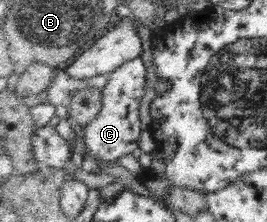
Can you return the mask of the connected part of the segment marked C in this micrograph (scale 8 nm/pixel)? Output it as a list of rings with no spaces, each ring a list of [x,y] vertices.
[[[140,57],[124,62],[112,71],[102,90],[102,109],[99,115],[85,127],[86,158],[103,160],[117,155],[131,154],[139,147],[142,134],[140,105],[146,91],[146,65]]]

